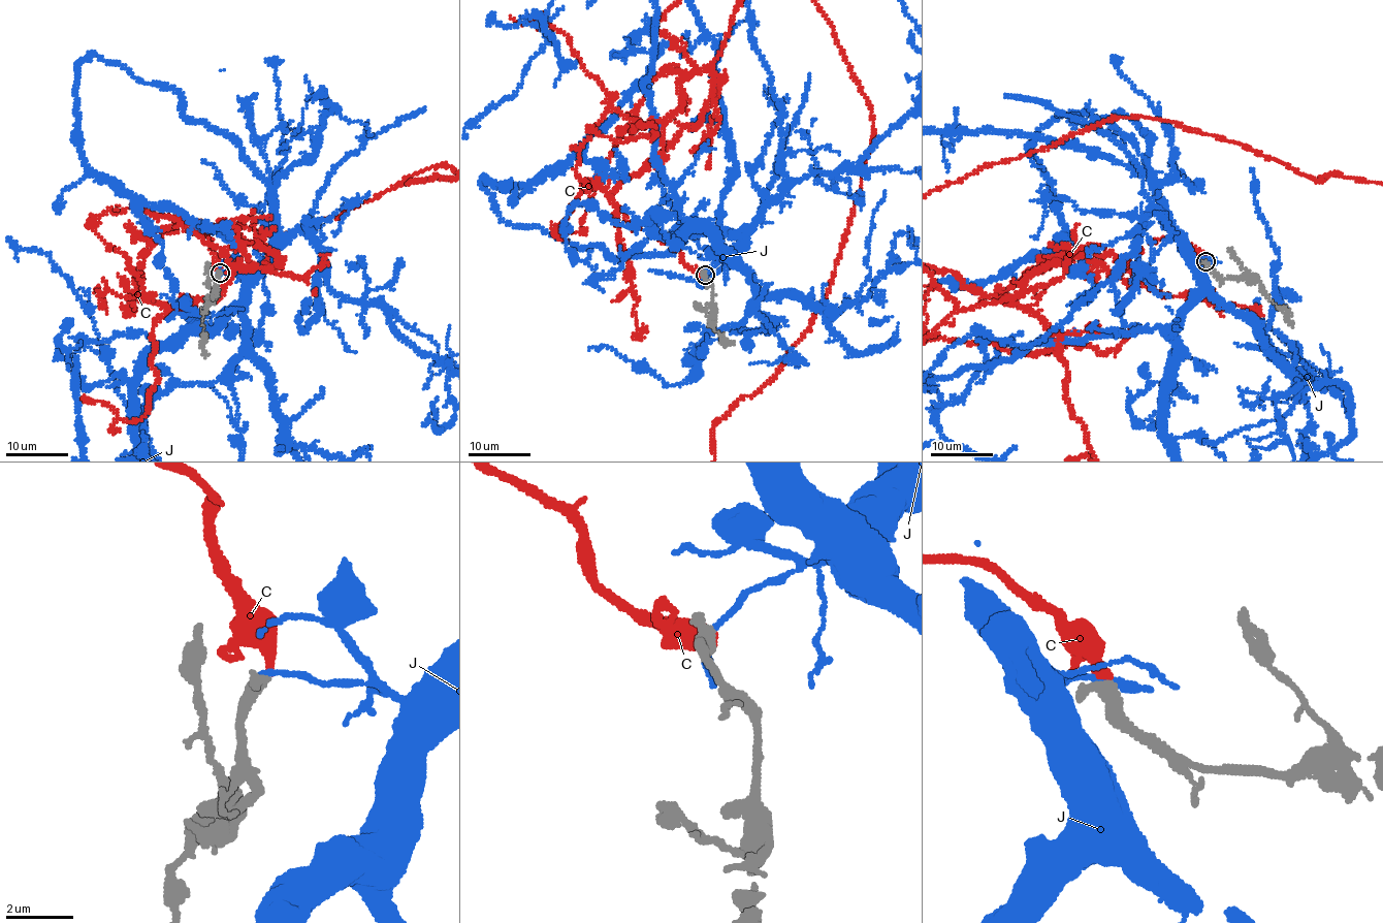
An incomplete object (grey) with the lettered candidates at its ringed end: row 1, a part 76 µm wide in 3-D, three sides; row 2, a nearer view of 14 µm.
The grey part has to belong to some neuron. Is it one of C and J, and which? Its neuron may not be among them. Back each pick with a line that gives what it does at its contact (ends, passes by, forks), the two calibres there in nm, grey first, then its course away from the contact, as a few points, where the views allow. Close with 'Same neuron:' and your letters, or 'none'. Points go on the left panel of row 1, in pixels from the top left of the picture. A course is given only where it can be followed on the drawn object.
C: it ends | 440/320 nm
Same neuron: C

